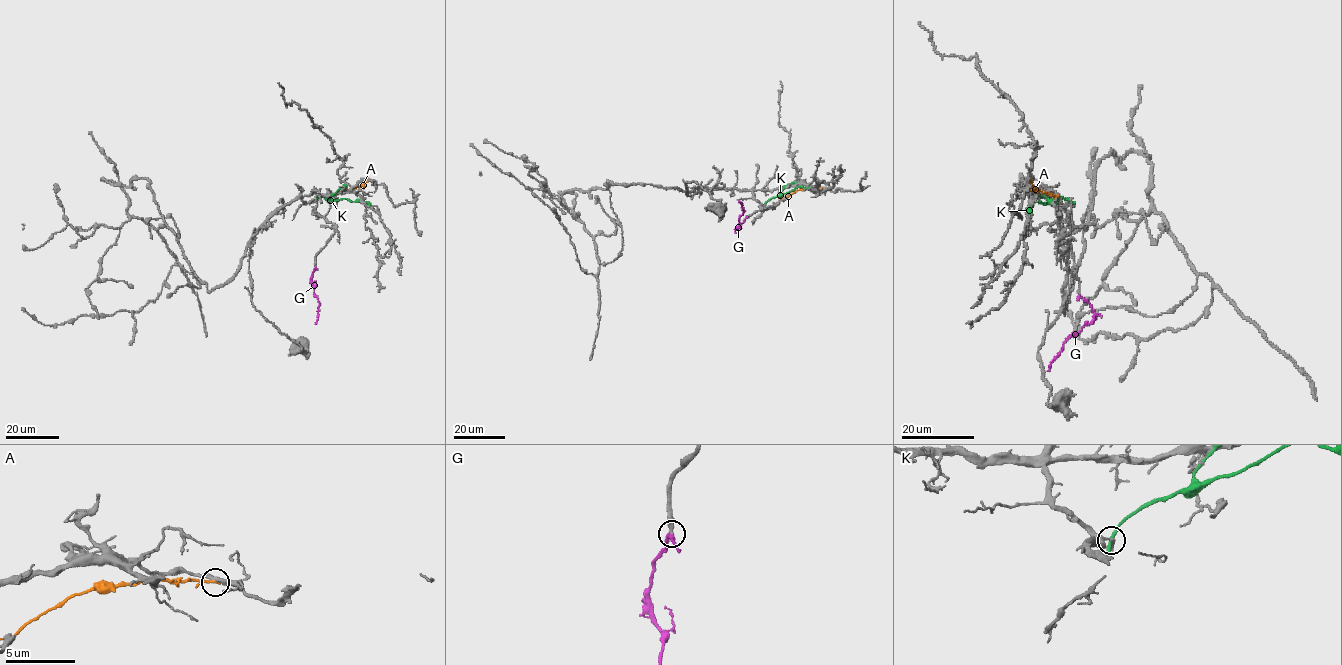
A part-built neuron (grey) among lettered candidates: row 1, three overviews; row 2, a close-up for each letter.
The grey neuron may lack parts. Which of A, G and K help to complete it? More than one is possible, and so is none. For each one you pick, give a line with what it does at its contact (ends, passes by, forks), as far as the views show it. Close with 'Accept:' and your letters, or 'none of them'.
G: it passes by
Accept: G

